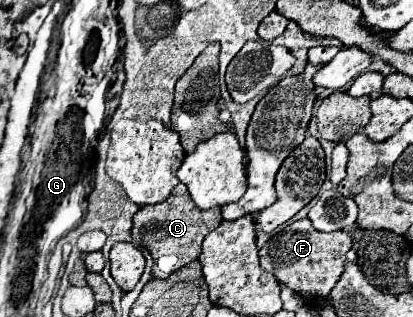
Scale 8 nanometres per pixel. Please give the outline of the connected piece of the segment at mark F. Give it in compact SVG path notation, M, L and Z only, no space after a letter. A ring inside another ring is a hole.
M306 217L282 227L260 249L260 267L272 271L282 285L300 293L304 299L310 297L326 299L344 271L346 253L350 249L352 249L352 237L346 231L332 231L332 233L316 231L310 219Z

